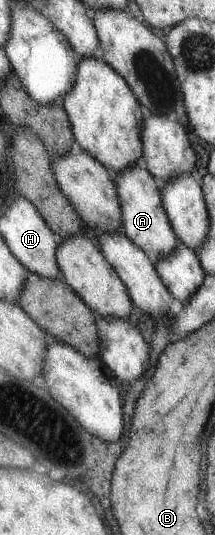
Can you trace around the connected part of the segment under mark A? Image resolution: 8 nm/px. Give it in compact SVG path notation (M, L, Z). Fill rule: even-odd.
M138 161L131 167L115 173L114 180L116 192L119 193L121 232L137 248L149 253L151 260L154 261L175 251L179 240L172 231L171 221L164 211L163 201L159 198L159 188L147 171L139 166Z

